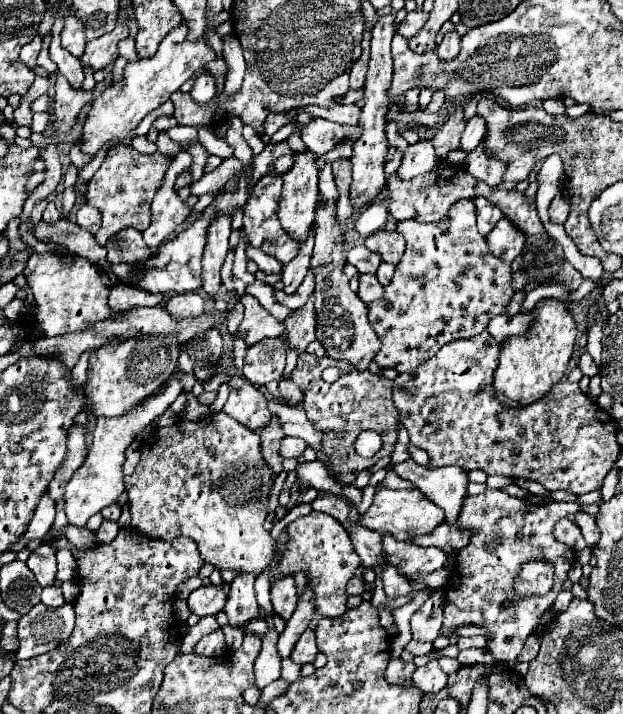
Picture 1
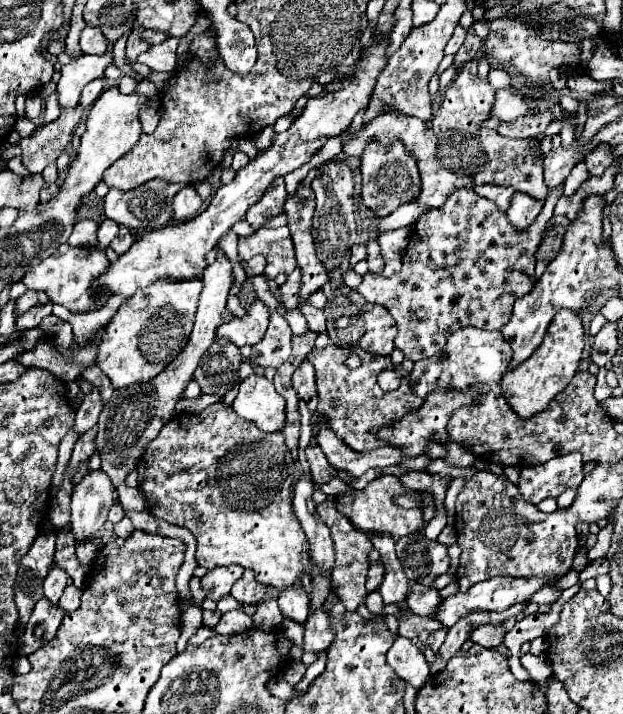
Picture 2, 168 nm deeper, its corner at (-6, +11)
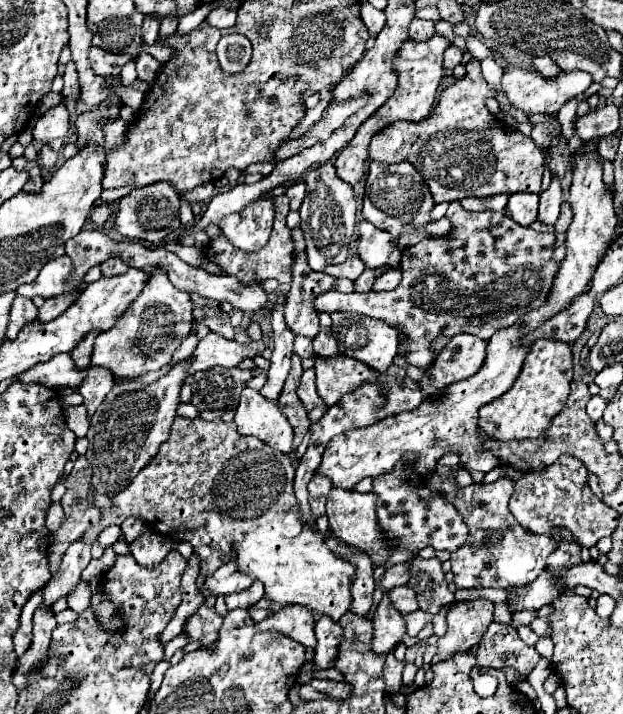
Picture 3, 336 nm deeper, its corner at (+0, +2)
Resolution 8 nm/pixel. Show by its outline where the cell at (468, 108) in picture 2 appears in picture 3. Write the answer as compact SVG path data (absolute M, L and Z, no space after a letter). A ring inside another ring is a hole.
M471 59L465 65L465 77L457 79L453 85L441 91L437 107L433 113L419 121L395 121L373 135L369 143L369 159L383 163L401 163L409 161L425 179L435 203L451 203L463 197L487 197L497 193L541 193L541 175L543 175L543 153L533 139L517 133L505 131L503 123L489 113L485 101L495 97L495 89L483 79L479 61Z

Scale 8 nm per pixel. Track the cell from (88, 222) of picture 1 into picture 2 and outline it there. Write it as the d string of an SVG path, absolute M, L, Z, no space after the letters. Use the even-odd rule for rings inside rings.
M149 180L149 182L141 184L139 188L131 188L129 192L111 188L109 194L105 196L103 212L109 220L117 222L119 226L151 232L151 230L163 228L171 222L171 200L173 200L175 192L179 192L179 188L183 188L183 184L171 184L167 180Z

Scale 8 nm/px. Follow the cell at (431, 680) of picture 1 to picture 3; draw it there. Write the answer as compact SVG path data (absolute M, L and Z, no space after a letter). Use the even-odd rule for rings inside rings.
M459 601L447 613L447 633L437 643L433 661L443 661L459 651L479 645L485 629L493 621L493 603Z

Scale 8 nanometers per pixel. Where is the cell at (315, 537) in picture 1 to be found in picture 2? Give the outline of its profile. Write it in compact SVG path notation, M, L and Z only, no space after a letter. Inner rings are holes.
M331 500L319 504L317 514L329 526L331 538L333 538L333 544L335 544L335 564L333 564L333 574L331 574L331 580L335 584L333 586L335 594L345 604L345 608L349 612L355 612L365 602L365 598L369 594L367 588L365 588L365 582L367 582L367 568L369 568L369 552L373 550L373 544L371 544L367 534L355 530L351 526L351 522L347 522L347 518L337 512L337 508Z

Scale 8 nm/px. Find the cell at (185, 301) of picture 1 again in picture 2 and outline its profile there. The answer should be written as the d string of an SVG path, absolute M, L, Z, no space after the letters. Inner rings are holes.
M159 280L121 304L109 320L97 352L97 366L109 376L113 388L147 382L175 360L191 334L201 288L201 280Z

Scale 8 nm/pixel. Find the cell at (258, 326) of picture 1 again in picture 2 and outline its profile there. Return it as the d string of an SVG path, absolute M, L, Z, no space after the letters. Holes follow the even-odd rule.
M257 300L251 304L245 318L235 318L227 324L221 324L215 338L223 346L227 346L227 342L237 344L239 348L255 346L265 336L267 326L269 326L269 308L261 300Z

